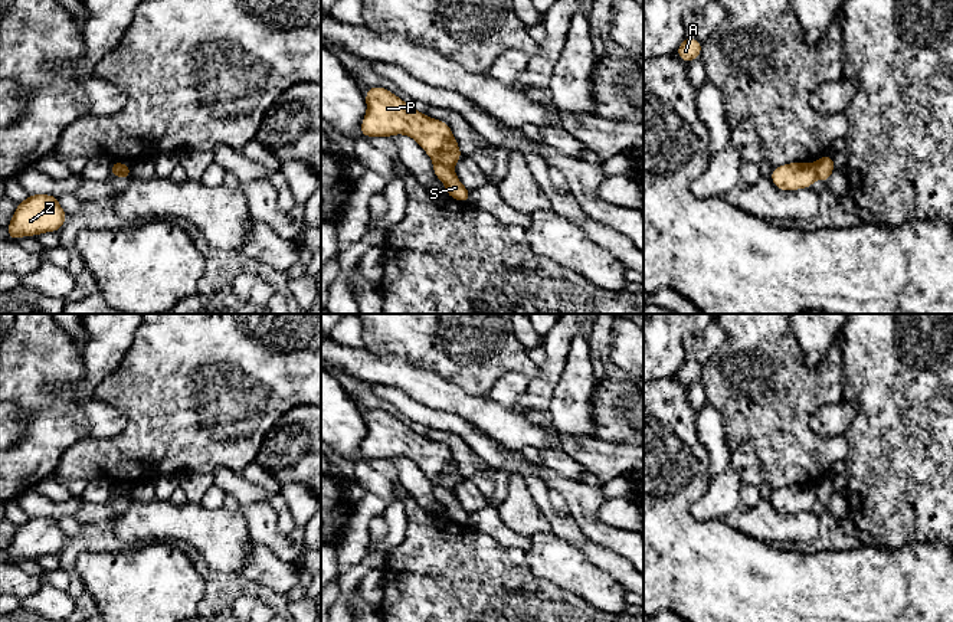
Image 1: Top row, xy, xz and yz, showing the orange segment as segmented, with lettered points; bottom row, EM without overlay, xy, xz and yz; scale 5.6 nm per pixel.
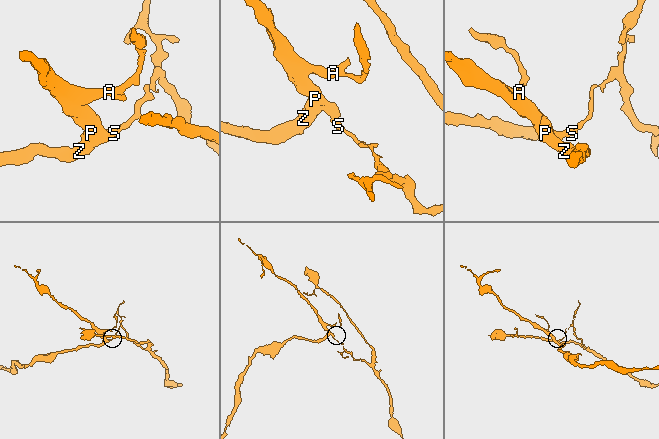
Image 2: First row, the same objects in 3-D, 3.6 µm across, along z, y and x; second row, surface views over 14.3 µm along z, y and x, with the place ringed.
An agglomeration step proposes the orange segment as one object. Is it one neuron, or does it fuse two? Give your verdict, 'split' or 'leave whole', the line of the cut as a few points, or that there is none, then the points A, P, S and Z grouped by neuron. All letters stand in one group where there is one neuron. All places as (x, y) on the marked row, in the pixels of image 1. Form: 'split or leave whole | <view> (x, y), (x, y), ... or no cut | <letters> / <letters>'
split | xy (128, 164), (117, 176) | A P Z / S

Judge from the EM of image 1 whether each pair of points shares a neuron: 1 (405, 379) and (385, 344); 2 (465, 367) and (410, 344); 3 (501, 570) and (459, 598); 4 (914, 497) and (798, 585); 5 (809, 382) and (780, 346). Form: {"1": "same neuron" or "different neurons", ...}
{"1": "different neurons", "2": "same neuron", "3": "same neuron", "4": "different neurons", "5": "same neuron"}

